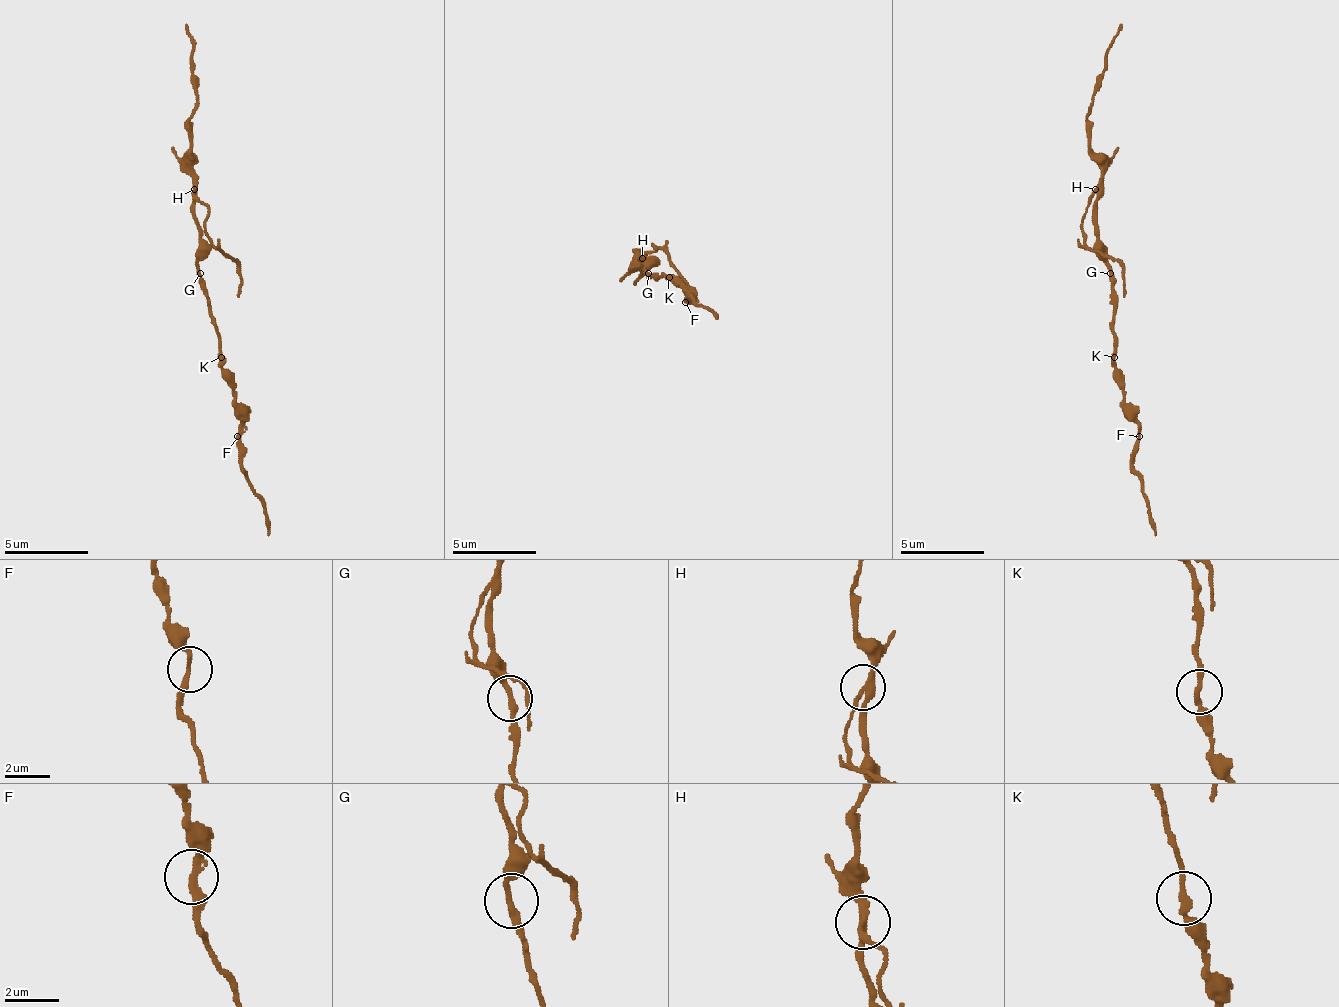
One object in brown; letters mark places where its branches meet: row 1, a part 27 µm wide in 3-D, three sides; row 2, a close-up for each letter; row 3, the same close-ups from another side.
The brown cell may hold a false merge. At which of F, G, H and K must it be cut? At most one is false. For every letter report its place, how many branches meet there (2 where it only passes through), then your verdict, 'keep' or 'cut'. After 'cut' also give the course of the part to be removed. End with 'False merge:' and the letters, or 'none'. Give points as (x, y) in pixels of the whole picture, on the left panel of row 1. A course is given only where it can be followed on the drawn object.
F: place (237, 436); branches 2; keep
G: place (200, 273); branches 2; keep
H: place (194, 189); branches 3; cut; course (195, 190), (208, 211), (204, 236), (241, 269), (237, 298)
K: place (221, 357); branches 2; keep
False merge: H

